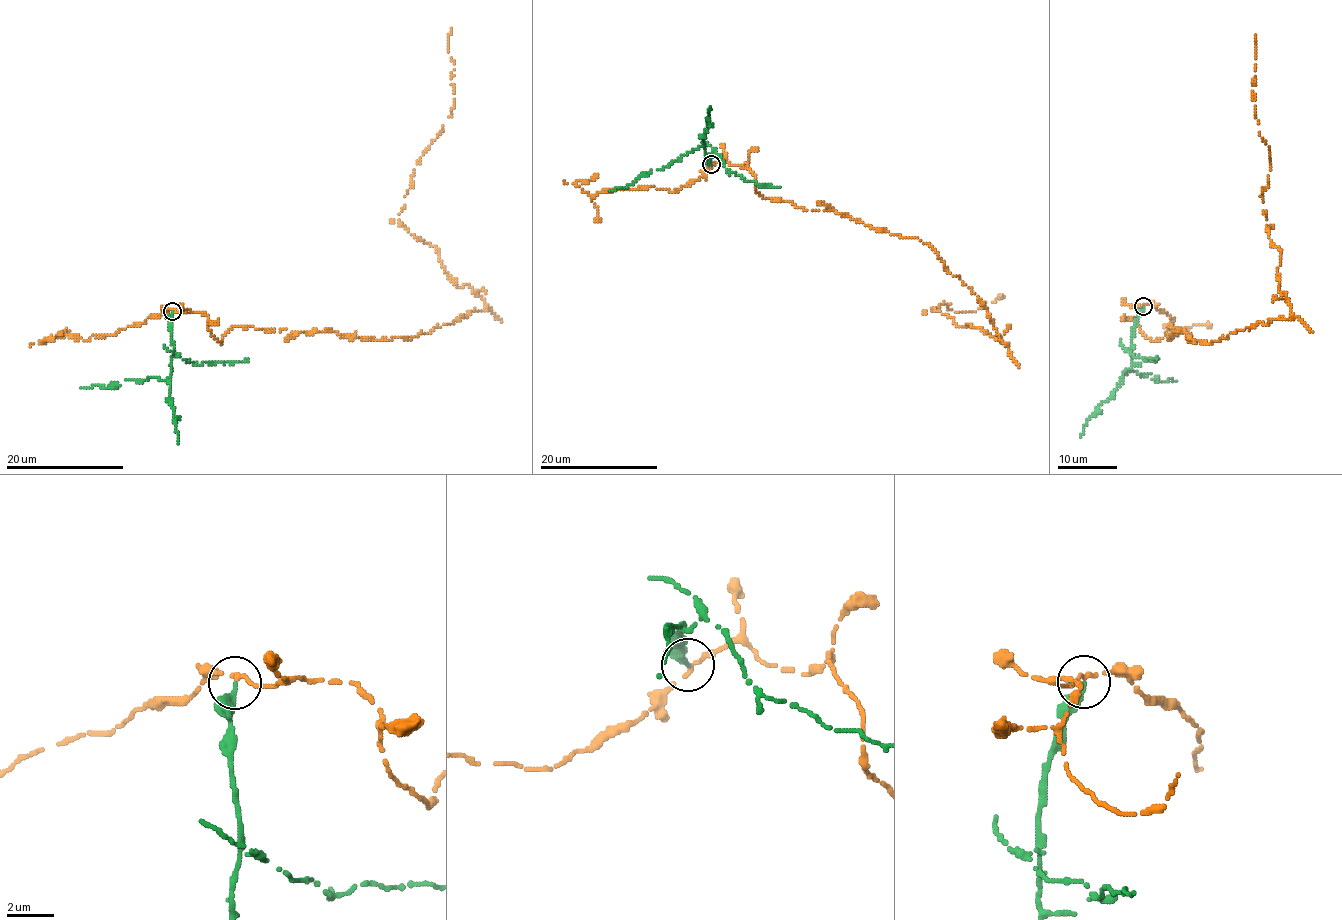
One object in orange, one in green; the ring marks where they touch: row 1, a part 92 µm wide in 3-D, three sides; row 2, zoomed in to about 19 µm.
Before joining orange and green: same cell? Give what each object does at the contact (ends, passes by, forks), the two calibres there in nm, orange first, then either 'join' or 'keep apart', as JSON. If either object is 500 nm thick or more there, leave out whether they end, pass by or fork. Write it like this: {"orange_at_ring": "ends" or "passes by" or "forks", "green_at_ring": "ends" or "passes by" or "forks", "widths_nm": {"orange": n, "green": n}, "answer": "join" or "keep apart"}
{"orange_at_ring": "passes by", "green_at_ring": "ends", "widths_nm": {"orange": 180, "green": 260}, "answer": "keep apart"}

